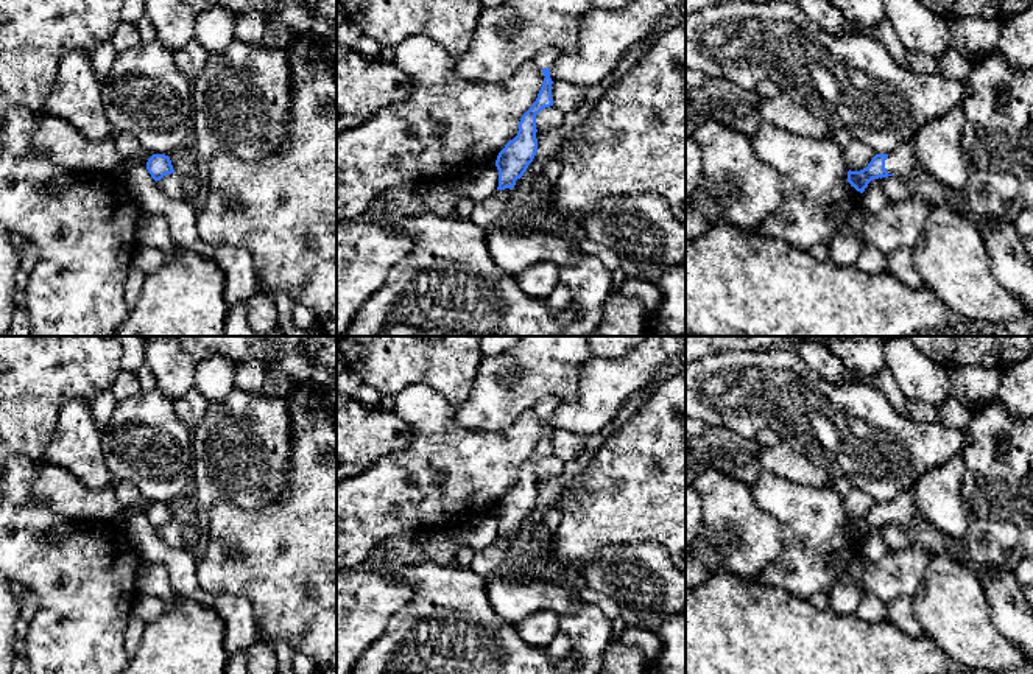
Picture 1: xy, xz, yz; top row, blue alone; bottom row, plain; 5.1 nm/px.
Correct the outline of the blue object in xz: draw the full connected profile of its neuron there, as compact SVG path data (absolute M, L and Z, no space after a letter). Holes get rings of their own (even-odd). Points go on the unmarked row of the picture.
M547 397L534 405L533 411L542 419L545 425L542 436L533 455L522 464L519 470L517 484L513 489L509 489L497 504L497 540L491 546L475 549L475 554L471 562L471 570L485 579L491 577L495 568L505 559L506 549L511 543L511 537L516 534L516 529L524 525L524 521L527 520L528 514L533 511L538 501L536 464L542 458L553 455L553 430L550 427L550 417L558 403L559 402L556 397Z

